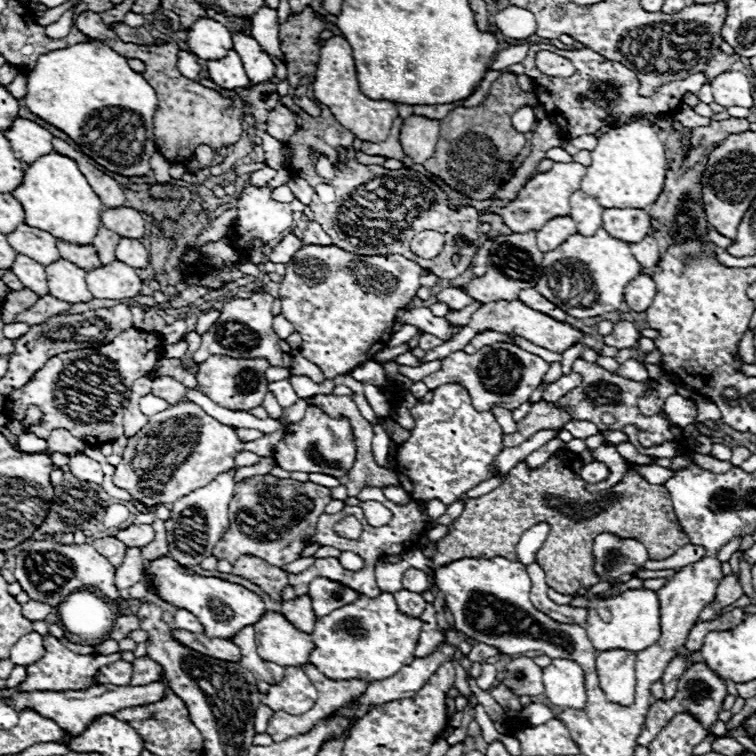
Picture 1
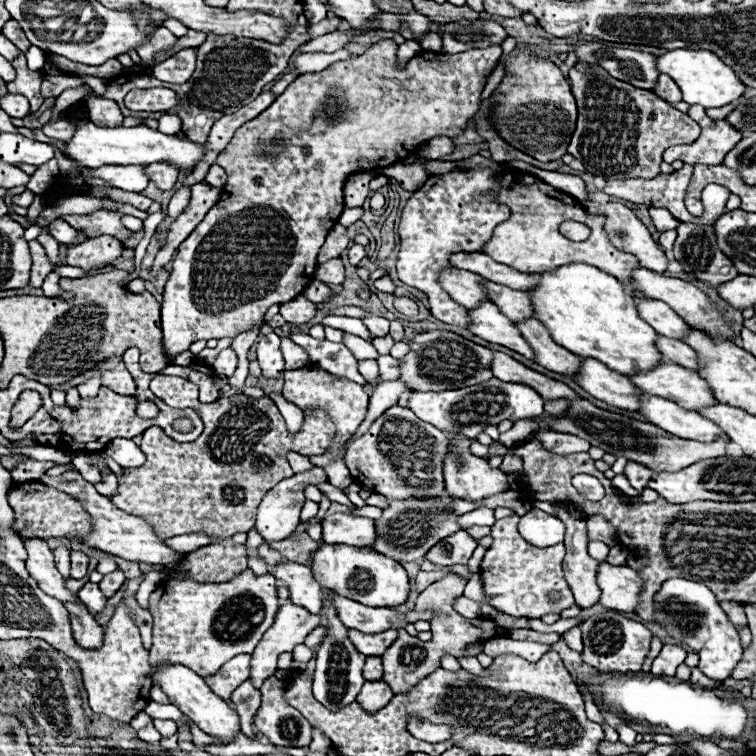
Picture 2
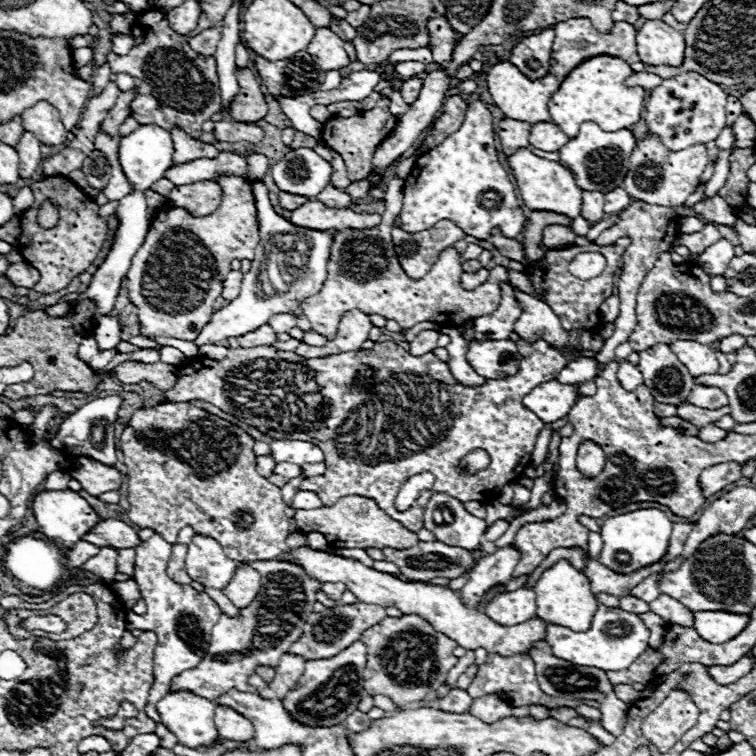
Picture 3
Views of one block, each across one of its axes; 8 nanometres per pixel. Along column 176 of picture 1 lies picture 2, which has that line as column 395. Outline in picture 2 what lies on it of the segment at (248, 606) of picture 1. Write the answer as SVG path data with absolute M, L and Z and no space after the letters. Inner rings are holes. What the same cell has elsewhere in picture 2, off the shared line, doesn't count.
M324 544L314 552L312 570L316 580L322 588L332 588L340 596L352 598L366 606L380 606L380 608L394 608L408 600L410 584L408 574L400 564L394 560L374 552L372 548L358 548L358 546L344 546L344 544Z

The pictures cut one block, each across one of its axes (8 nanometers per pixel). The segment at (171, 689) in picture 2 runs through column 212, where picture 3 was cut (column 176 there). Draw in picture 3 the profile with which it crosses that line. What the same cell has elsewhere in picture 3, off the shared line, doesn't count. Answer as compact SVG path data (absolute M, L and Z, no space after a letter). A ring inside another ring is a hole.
M170 692L158 702L162 724L188 748L214 746L218 740L214 710L214 702L190 692Z

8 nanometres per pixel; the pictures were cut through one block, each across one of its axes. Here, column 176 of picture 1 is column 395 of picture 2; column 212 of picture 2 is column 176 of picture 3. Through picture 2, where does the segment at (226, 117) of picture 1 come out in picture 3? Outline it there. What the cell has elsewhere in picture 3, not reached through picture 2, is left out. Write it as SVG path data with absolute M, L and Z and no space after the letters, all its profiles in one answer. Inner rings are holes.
M234 174L216 176L212 180L218 182L222 188L222 200L216 212L208 216L192 216L186 208L164 204L152 218L148 236L132 260L132 266L128 270L128 294L130 302L138 310L142 336L168 336L192 342L200 334L204 324L208 324L208 320L212 318L212 304L222 294L222 284L228 276L230 262L234 258L254 260L260 236L252 184Z

